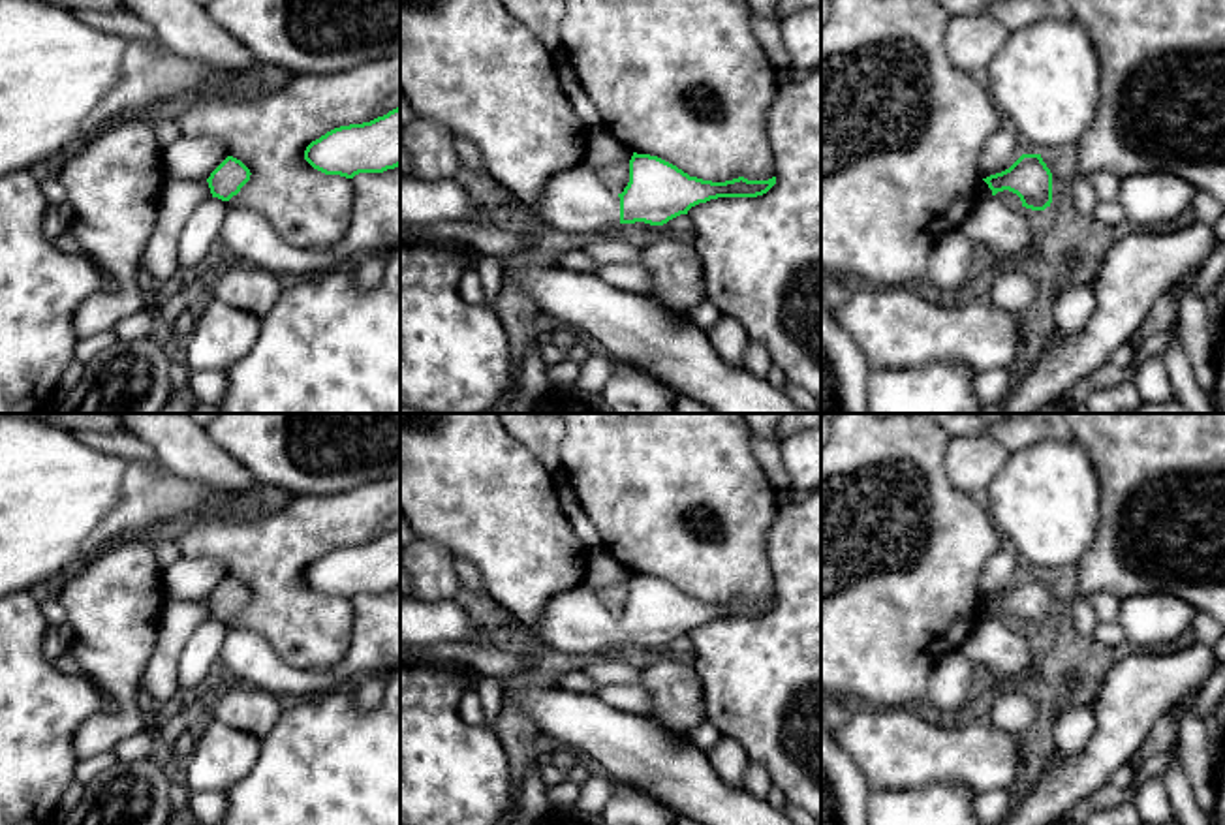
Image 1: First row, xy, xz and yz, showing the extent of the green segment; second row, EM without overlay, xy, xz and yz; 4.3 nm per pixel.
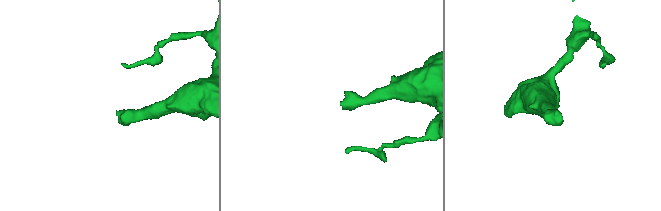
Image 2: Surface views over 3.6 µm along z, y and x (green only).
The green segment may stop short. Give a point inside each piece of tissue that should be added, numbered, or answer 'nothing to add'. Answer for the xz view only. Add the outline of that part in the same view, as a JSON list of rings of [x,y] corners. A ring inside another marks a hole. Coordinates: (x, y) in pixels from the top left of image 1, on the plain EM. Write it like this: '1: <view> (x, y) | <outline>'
1: xz (573, 622) | [[[584,584],[549,599],[541,618],[528,631],[564,654],[597,656],[620,646],[618,615]]]

